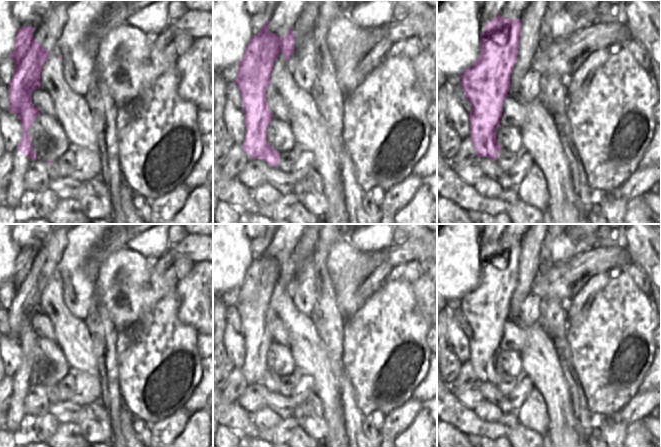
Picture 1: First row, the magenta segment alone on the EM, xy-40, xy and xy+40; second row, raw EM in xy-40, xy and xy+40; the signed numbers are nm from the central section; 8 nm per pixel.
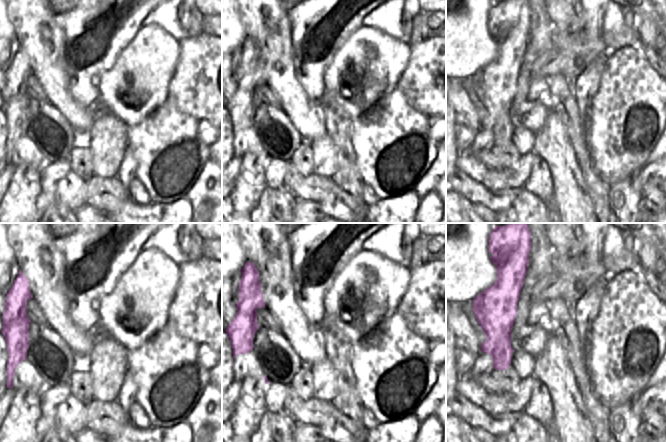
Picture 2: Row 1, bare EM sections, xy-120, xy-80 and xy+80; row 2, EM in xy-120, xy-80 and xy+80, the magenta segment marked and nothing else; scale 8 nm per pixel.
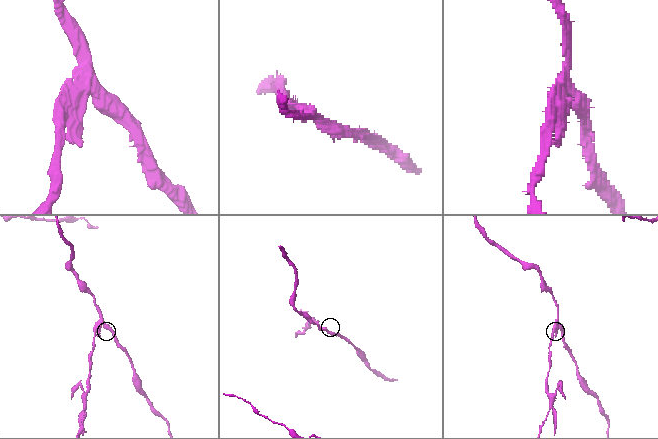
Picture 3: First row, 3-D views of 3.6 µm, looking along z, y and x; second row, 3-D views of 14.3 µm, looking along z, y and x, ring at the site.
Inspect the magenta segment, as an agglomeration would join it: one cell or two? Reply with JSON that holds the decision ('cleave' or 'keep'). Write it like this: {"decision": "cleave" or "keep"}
{"decision": "cleave"}

